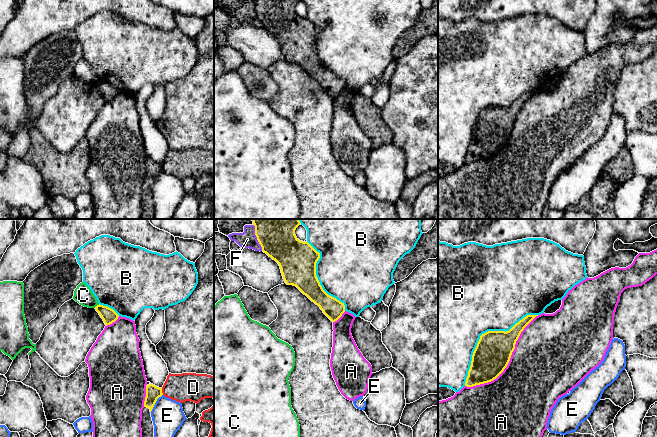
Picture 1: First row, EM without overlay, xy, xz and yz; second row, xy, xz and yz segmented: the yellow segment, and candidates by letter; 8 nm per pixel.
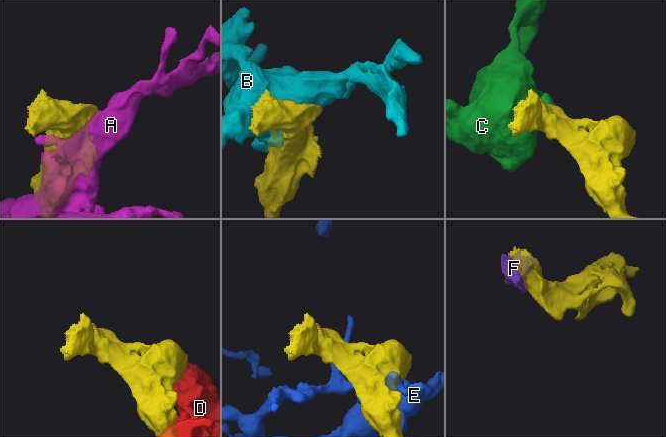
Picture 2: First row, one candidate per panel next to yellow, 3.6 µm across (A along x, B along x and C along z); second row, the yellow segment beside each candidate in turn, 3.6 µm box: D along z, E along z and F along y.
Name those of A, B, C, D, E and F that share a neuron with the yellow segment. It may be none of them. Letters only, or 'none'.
none

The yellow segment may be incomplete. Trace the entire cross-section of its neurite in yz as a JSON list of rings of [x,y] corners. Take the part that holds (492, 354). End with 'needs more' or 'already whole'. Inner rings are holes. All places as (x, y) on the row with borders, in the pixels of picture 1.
[[[527,315],[509,331],[482,334],[472,355],[465,386],[473,387],[496,379],[507,367],[521,332],[536,316]]] | already whole

